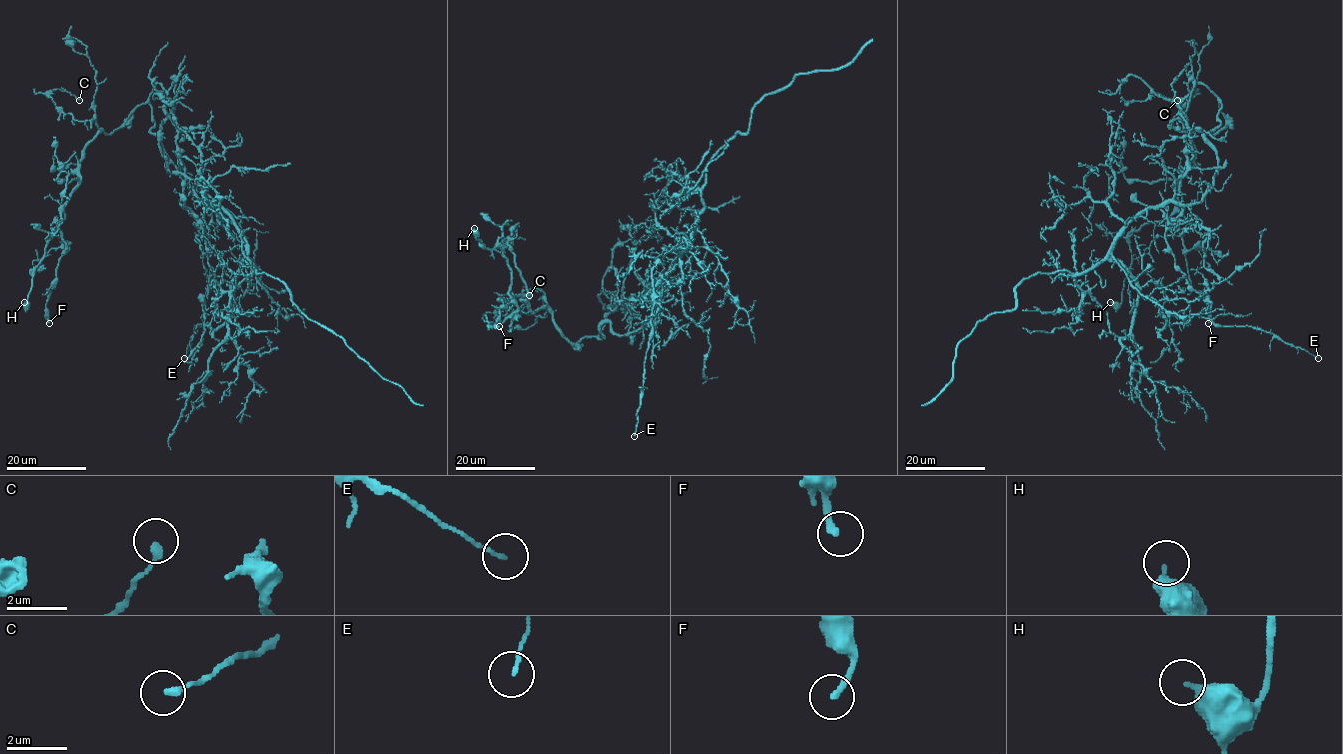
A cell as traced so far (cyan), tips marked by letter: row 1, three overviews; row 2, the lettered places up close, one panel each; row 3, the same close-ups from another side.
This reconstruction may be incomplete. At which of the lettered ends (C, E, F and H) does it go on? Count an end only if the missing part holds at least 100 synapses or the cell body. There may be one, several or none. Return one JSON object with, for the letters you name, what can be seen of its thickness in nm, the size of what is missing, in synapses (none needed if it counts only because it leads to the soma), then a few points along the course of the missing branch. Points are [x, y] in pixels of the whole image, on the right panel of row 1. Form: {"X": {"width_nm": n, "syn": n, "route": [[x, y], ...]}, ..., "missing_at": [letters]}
{"missing_at": []}

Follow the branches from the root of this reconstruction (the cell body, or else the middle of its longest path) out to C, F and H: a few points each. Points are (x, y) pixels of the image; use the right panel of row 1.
C: (1196, 202), (1217, 167), (1205, 135), (1220, 103), (1226, 124), (1206, 134), (1171, 121), (1197, 89), (1177, 100)
F: (1196, 202), (1217, 167), (1205, 135), (1220, 103), (1226, 124), (1189, 135), (1194, 159), (1169, 219), (1208, 323)
H: (1196, 202), (1217, 167), (1205, 135), (1220, 103), (1226, 124), (1189, 135), (1178, 206), (1132, 233), (1110, 302)

